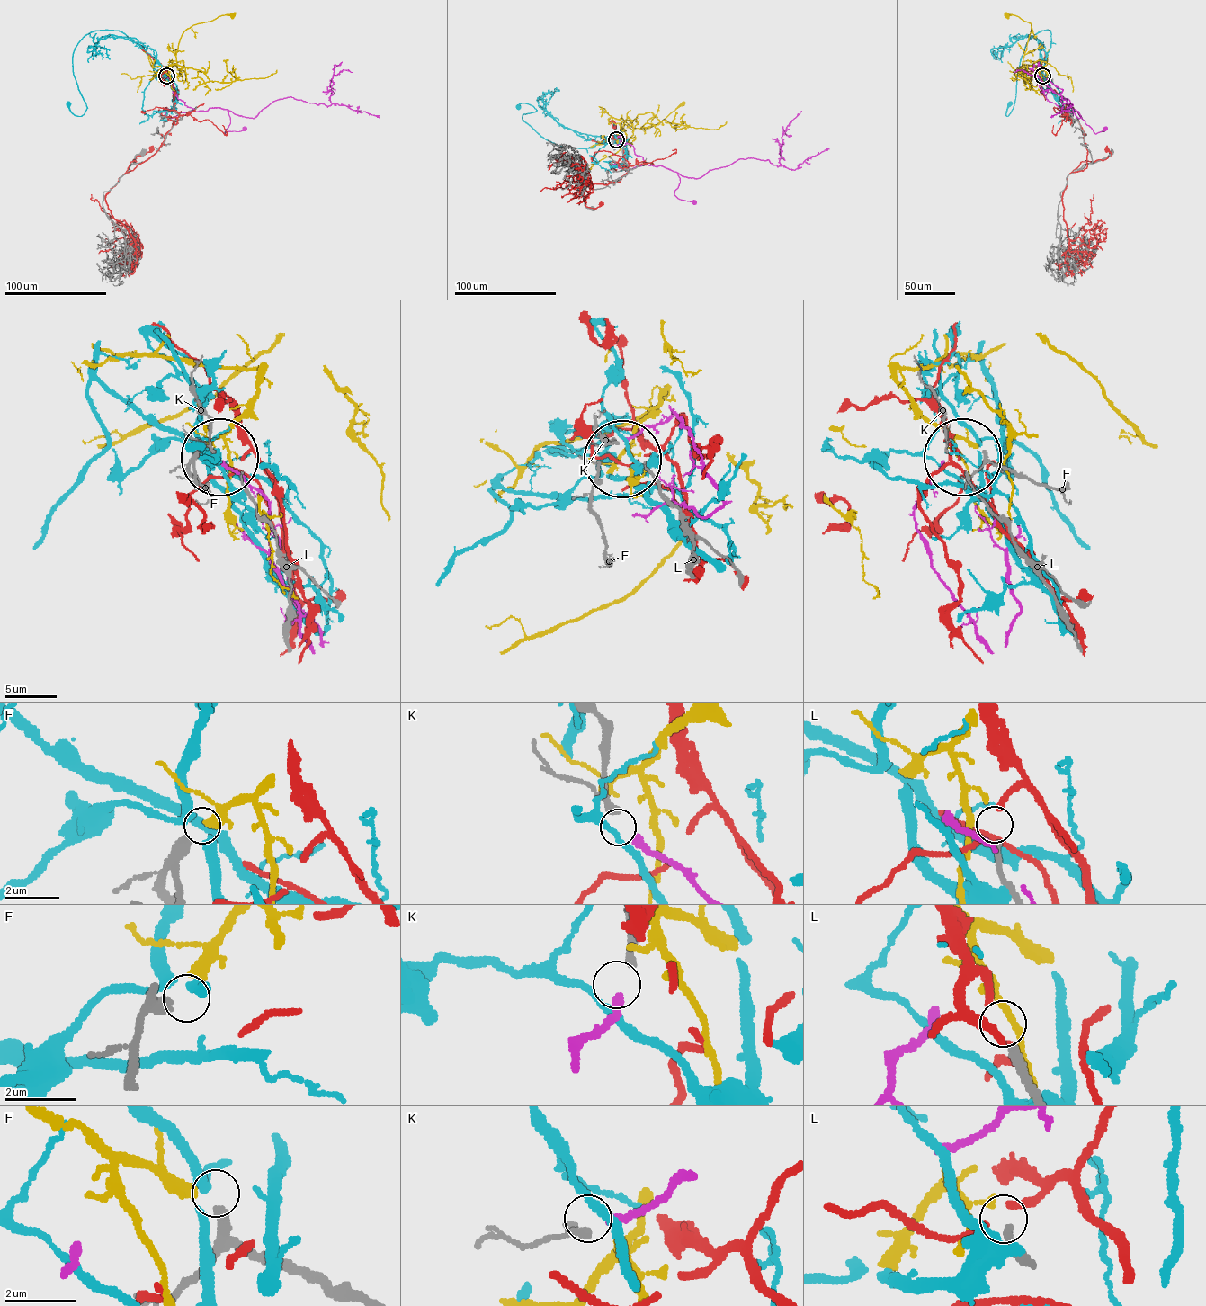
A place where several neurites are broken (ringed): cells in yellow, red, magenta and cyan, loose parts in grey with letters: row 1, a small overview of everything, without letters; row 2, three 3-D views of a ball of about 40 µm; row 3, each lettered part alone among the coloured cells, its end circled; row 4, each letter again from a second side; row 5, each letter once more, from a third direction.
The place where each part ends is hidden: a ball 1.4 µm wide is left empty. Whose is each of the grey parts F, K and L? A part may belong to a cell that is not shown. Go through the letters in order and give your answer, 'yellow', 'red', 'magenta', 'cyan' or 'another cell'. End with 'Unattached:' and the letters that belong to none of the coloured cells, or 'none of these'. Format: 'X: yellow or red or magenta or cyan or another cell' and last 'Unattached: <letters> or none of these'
F: yellow
K: magenta
L: another cell
Unattached: L

